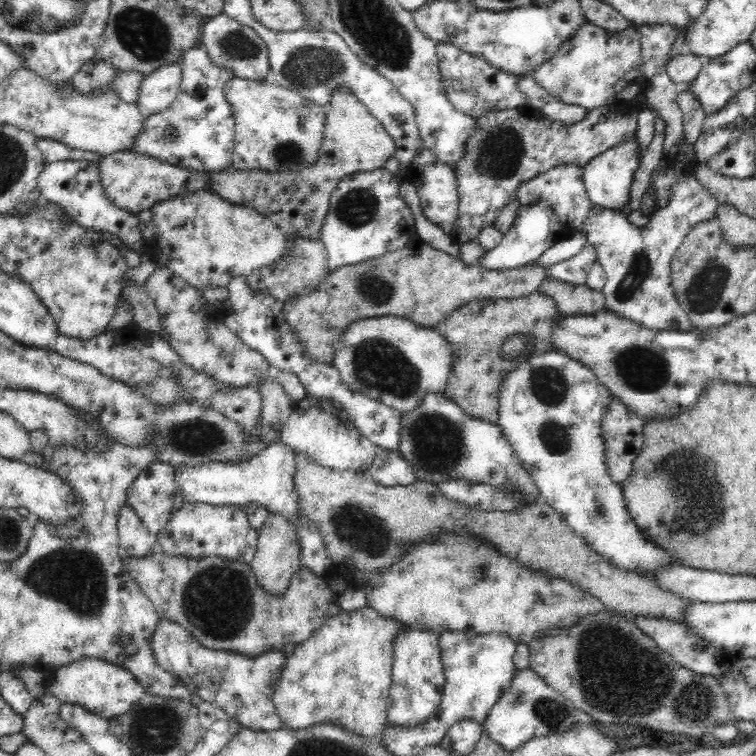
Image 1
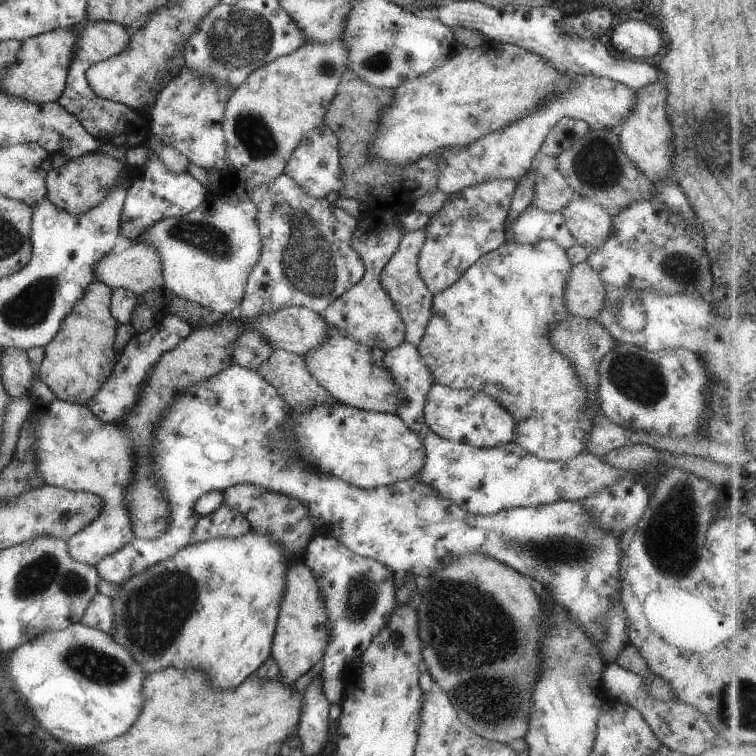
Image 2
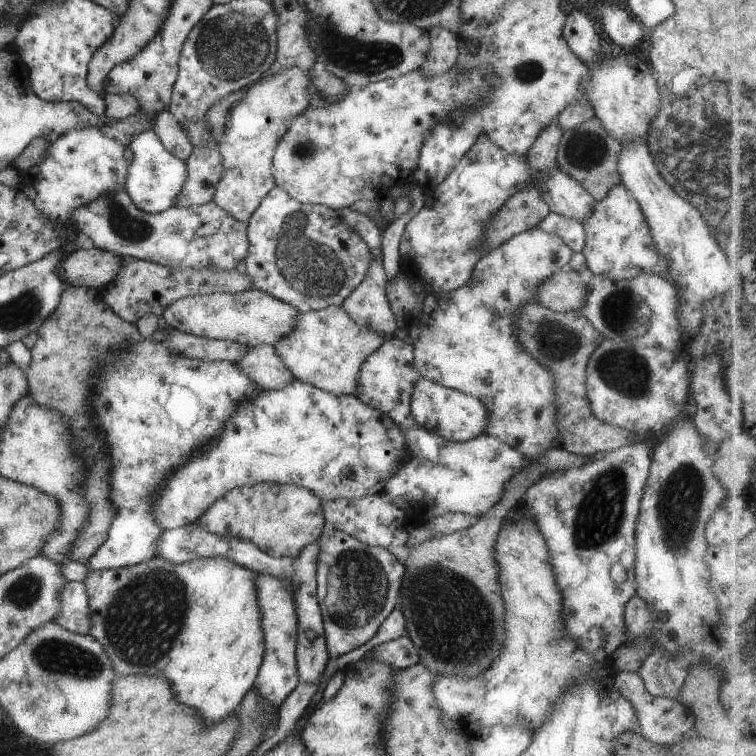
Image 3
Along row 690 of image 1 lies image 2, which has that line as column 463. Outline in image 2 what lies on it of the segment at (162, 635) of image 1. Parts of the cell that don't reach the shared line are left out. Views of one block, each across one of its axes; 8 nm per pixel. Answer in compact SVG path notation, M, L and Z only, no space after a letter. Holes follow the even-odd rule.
M489 179L462 188L433 214L425 225L426 239L416 262L418 275L434 295L452 285L479 257L505 242L506 214L516 187L513 179Z

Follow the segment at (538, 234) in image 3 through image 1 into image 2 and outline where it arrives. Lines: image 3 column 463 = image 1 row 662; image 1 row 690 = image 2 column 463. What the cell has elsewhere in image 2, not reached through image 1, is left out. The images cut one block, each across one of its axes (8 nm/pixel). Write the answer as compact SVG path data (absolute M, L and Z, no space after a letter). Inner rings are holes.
M541 239L533 244L521 245L515 243L514 240L513 242L505 240L495 250L479 257L464 273L461 273L461 276L452 285L433 295L430 319L424 328L421 340L416 346L419 356L429 369L435 383L452 389L471 389L490 396L513 417L516 426L513 442L527 450L528 453L533 454L533 456L550 461L564 461L583 453L586 442L590 437L594 416L598 411L601 412L596 396L595 403L590 405L587 402L586 388L576 375L574 366L553 348L548 337L554 325L560 323L568 314L564 307L564 286L571 267L572 264L567 258L566 250L553 241Z

